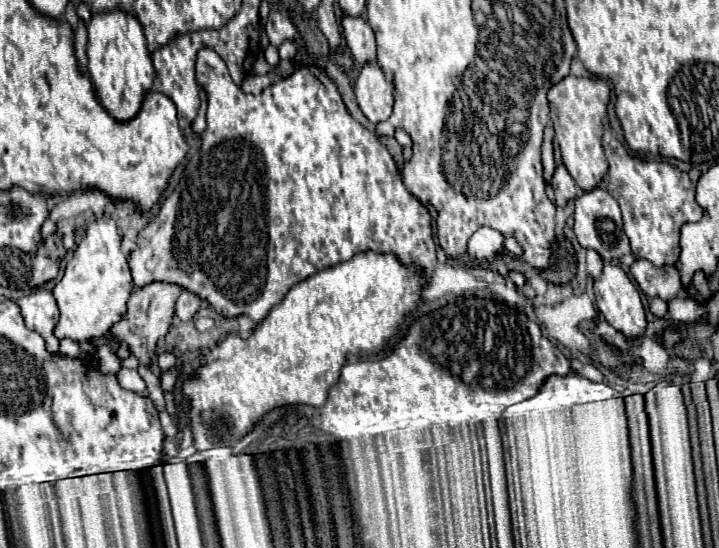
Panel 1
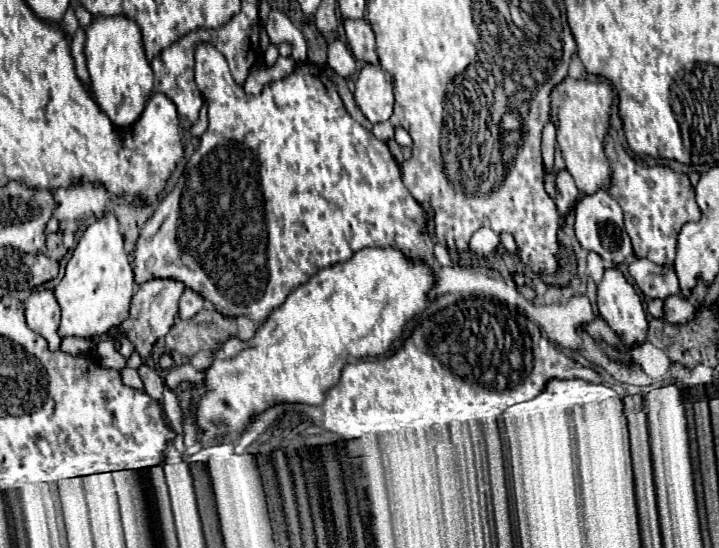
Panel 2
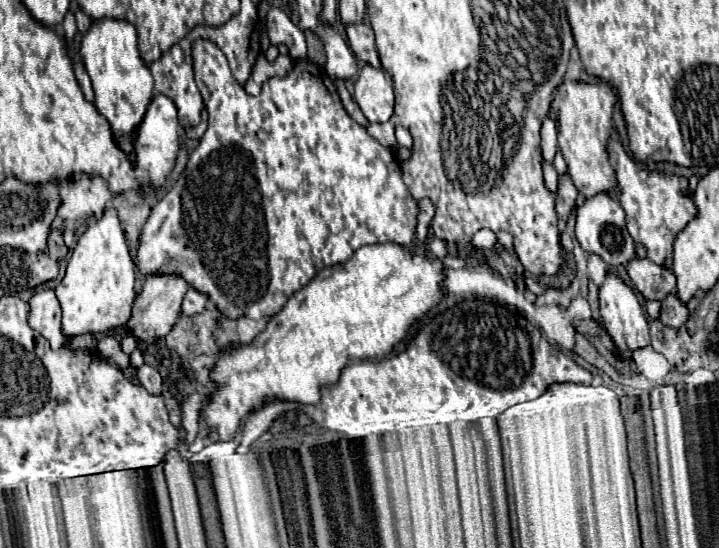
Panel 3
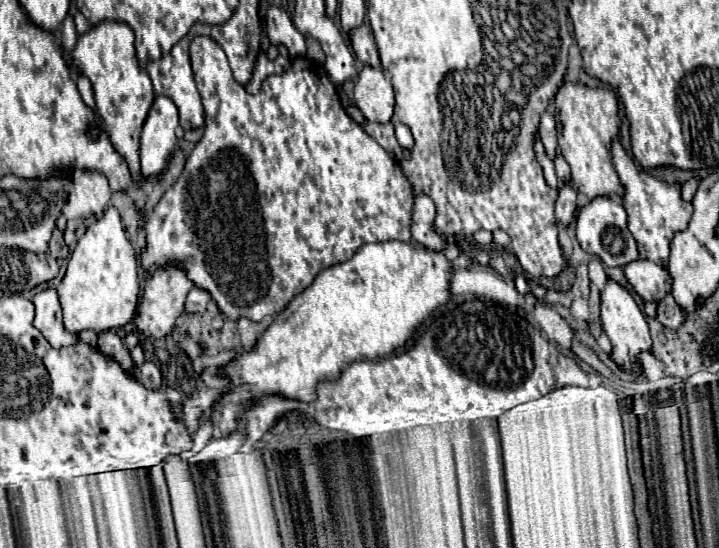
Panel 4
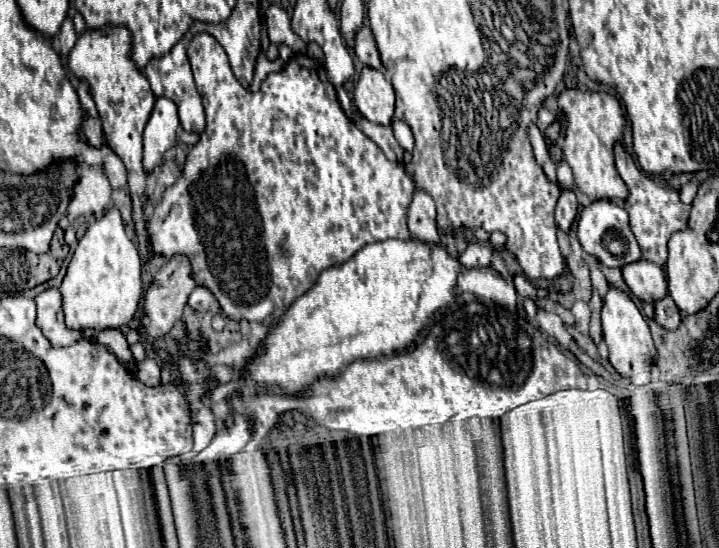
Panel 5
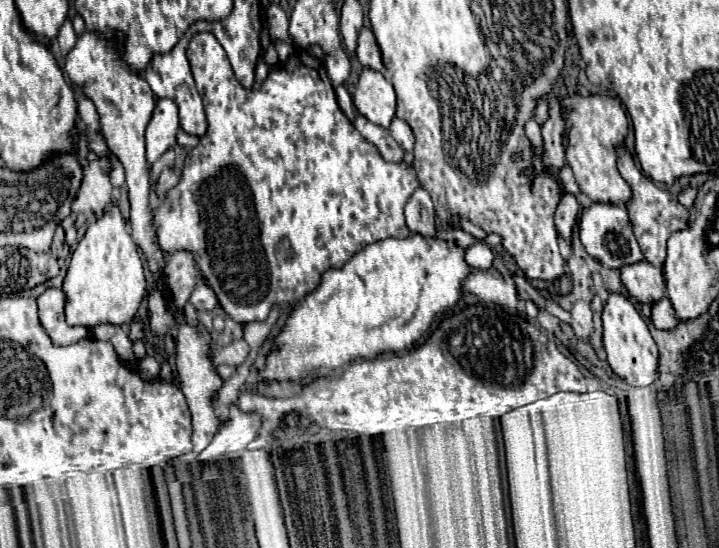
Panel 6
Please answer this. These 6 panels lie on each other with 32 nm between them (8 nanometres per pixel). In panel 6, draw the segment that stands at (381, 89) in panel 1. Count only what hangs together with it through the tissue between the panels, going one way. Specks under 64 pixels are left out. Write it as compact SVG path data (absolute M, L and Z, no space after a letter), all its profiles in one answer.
M370 68L362 70L352 94L352 102L356 110L370 122L384 128L390 126L396 110L396 94L392 84L386 82L380 72L372 72Z

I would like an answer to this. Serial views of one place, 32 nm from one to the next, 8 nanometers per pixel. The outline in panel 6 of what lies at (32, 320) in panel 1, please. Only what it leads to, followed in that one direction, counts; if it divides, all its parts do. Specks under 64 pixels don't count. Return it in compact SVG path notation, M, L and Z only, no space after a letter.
M48 288L44 294L38 298L38 316L40 316L40 326L52 336L52 342L56 346L68 346L74 344L82 338L86 338L86 328L82 326L68 326L64 320L64 292L60 288Z

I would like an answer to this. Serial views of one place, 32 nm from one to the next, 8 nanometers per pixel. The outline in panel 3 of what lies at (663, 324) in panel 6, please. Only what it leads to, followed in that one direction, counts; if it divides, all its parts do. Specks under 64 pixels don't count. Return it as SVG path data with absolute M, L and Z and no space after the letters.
M674 294L666 296L662 300L662 314L660 314L660 320L666 324L666 326L672 326L672 328L680 328L684 324L684 320L688 320L688 304L680 302Z

